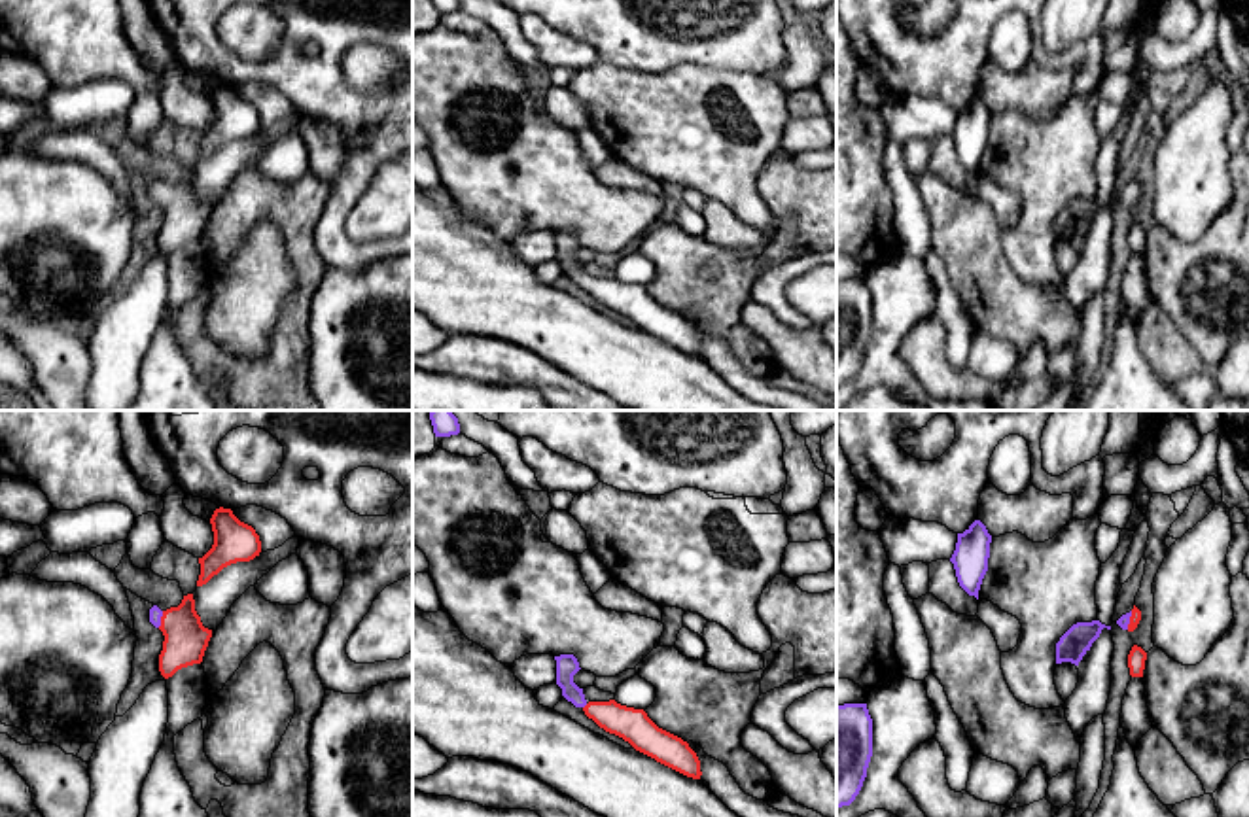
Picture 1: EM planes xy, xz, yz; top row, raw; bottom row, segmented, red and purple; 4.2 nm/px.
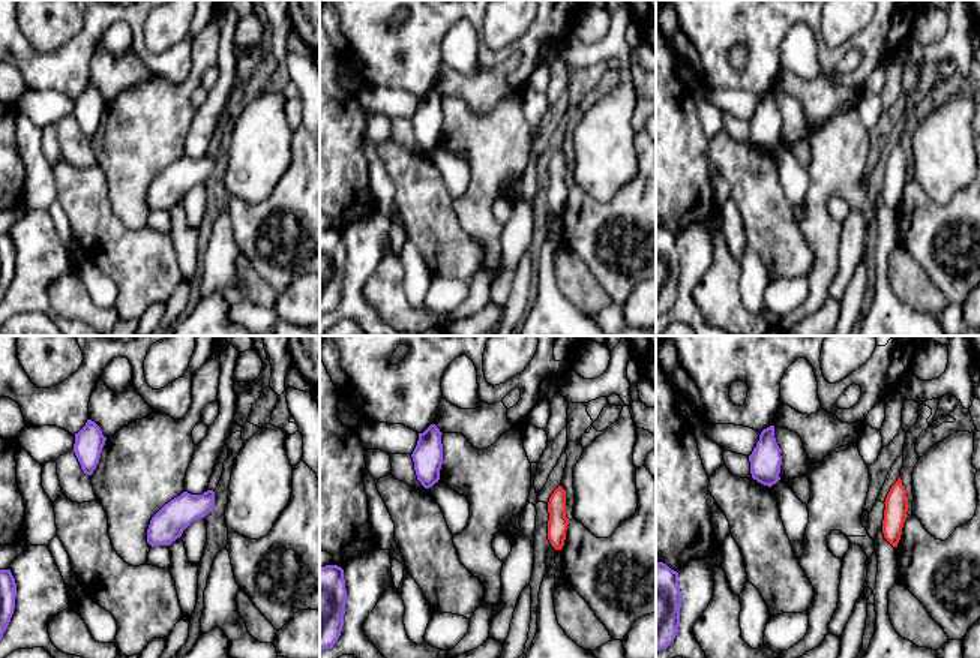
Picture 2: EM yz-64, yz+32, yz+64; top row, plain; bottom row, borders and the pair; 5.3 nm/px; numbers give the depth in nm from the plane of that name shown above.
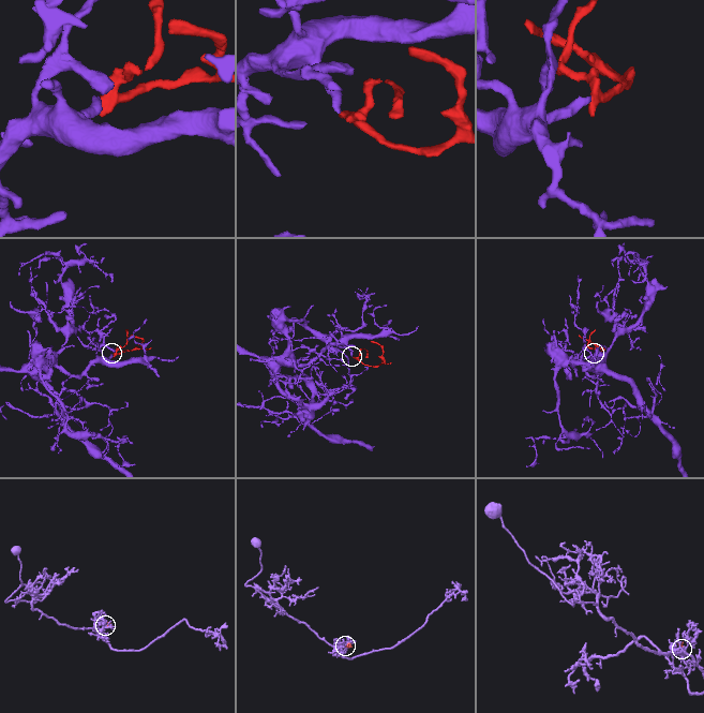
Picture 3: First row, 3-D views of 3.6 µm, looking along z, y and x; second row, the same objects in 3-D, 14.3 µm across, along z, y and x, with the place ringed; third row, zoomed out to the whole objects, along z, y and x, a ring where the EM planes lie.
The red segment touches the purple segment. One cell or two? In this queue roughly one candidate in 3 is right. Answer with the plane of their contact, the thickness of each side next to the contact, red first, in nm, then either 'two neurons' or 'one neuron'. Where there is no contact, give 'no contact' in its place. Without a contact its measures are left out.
meets red in xy; 190 nm thick on the red side, 60 nm on the other; one neuron

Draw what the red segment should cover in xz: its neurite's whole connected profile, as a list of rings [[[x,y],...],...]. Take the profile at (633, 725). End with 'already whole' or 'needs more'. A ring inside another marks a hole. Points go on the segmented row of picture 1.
[[[609,700],[589,702],[583,711],[600,728],[623,738],[636,751],[687,777],[700,779],[700,760],[689,743],[659,728],[643,709],[626,707]]]; already whole

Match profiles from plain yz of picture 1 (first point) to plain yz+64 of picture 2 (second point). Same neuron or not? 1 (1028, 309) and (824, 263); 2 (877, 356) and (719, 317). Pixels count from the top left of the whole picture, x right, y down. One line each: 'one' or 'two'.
1: two
2: two

